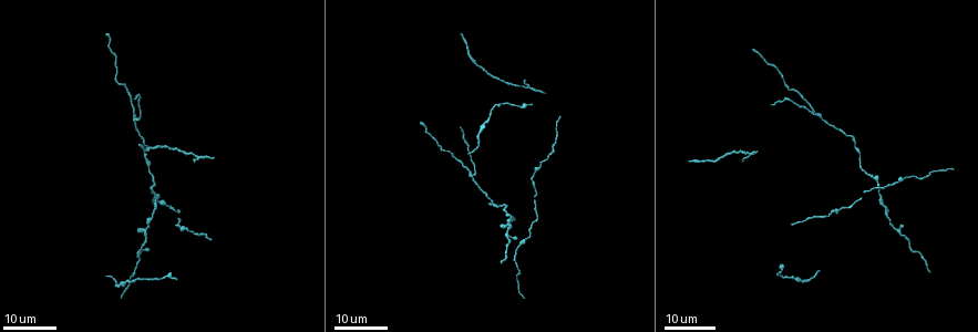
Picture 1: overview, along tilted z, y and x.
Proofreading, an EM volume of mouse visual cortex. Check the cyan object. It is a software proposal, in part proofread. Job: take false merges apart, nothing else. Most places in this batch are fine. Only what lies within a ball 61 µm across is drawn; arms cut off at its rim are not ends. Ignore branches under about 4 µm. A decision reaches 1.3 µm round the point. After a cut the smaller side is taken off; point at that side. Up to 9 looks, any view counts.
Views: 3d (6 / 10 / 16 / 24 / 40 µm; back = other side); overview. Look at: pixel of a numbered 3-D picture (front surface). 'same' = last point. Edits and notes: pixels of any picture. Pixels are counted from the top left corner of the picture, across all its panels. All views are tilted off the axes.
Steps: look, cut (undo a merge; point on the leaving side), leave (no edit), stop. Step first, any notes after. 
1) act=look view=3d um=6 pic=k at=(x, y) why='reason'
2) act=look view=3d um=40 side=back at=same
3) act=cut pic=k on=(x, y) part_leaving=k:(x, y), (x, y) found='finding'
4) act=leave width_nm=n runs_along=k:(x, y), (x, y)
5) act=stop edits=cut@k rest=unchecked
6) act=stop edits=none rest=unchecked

act=look view=3d um=24 pic=1 at=(148, 225) why='calibre changes'

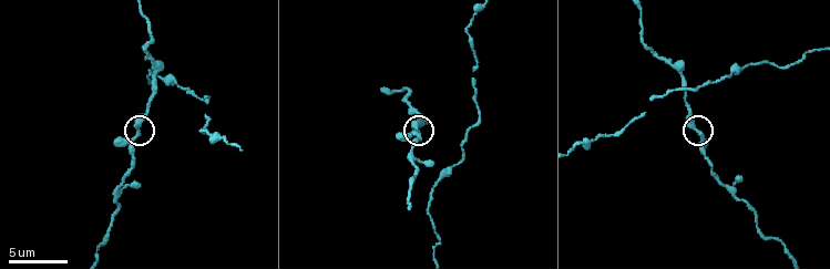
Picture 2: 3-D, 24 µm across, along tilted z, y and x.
act=look view=3d um=10 pic=2 at=(699, 134)

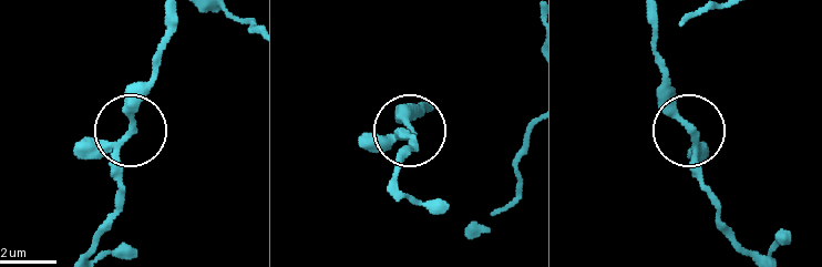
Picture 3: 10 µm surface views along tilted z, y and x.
act=leave runs_along=3:(177, 18), (121, 147), (119, 197) found='all the same cell'

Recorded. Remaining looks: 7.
act=look view=3d um=10 pic=2 at=(414, 163) why='sudden change in width'

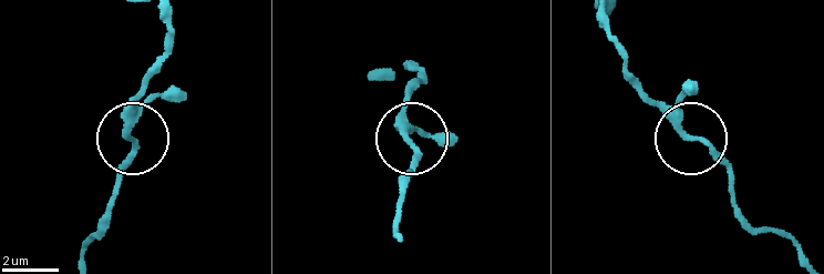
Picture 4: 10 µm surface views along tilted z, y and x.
act=leave runs_along=4:(601, 20), (632, 79), (716, 154), (732, 190) found='all the same cell'

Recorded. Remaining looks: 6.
act=look view=3d um=16 pic=1 at=(854, 136) why='calibre changes'

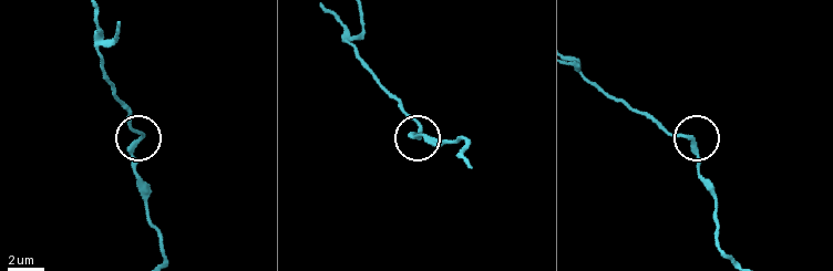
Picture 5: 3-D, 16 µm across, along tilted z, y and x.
act=look view=3d um=6 pic=5 at=(139, 138)

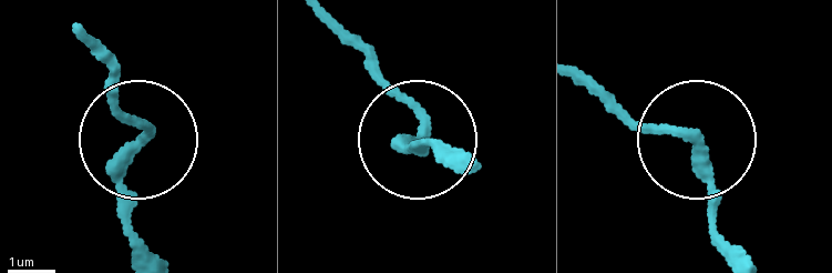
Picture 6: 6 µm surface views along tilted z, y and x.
act=leave runs_along=6:(736, 251), (708, 219), (698, 139), (649, 131), (576, 86) found='one cell here'

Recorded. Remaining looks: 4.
act=look view=3d um=16 pic=1 at=(135, 118) why='arms part here'

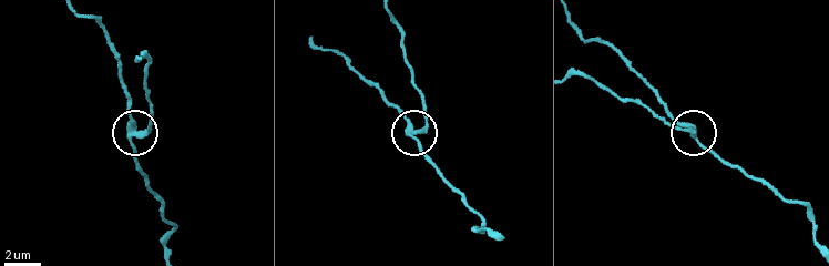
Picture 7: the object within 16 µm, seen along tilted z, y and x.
act=look view=3d um=10 pic=7 at=(419, 133)

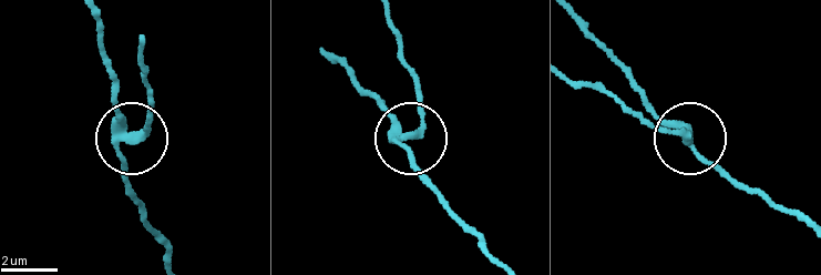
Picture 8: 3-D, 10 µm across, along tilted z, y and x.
act=cut pic=8 on=(146, 124) width_nm=300 found='two cells meet here'

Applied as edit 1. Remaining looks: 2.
act=stop edits=cut@8 rest=unchecked

